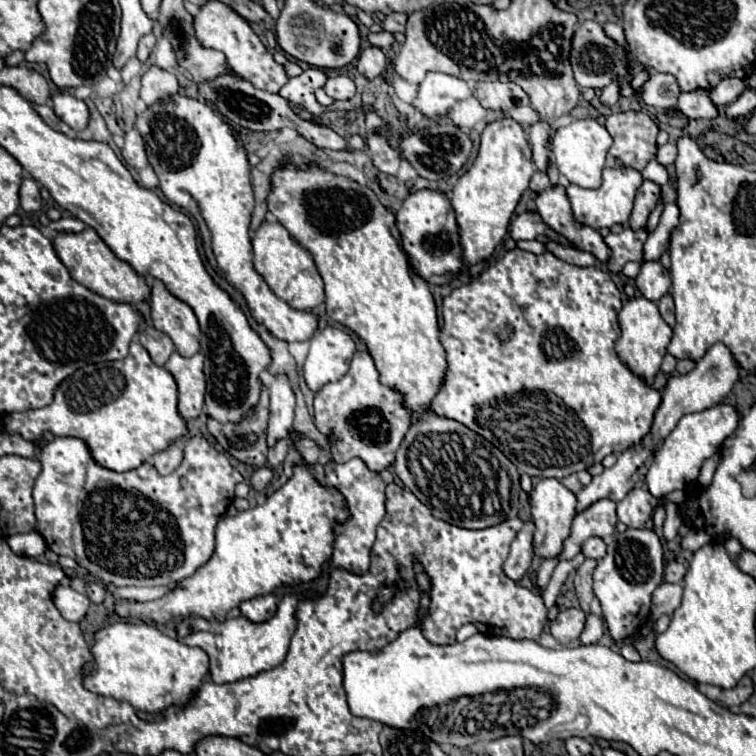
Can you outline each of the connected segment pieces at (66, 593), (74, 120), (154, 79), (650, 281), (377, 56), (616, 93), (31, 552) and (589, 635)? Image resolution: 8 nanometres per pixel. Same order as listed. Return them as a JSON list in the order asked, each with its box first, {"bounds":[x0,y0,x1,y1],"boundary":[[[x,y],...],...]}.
[{"bounds":[54,585,90,623],"boundary":[[[62,585],[62,589],[54,591],[54,603],[64,619],[72,623],[80,623],[88,611],[90,599],[86,595],[80,595],[70,585]]]},{"bounds":[52,91,88,129],"boundary":[[[56,91],[52,95],[54,101],[54,111],[56,115],[68,123],[72,129],[84,129],[88,121],[88,107],[84,101],[76,99],[70,91]]]},{"bounds":[140,67,180,105],"boundary":[[[150,67],[142,75],[140,99],[146,105],[154,105],[158,101],[170,101],[178,93],[180,93],[180,85],[178,85],[178,79],[172,73],[164,71],[160,67]]]},{"bounds":[636,261,670,301],"boundary":[[[642,261],[640,273],[636,277],[636,287],[646,299],[658,301],[666,293],[670,293],[670,273],[666,267],[662,267],[660,261]]]},{"bounds":[356,47,386,79],"boundary":[[[368,47],[358,55],[356,67],[366,79],[374,79],[386,69],[386,57],[378,47]]]},{"bounds":[600,77,622,107],"boundary":[[[616,77],[614,83],[610,83],[608,87],[602,89],[602,95],[600,95],[600,101],[608,107],[614,107],[618,103],[618,97],[620,97],[620,87],[622,87],[622,77]]]},{"bounds":[6,531,46,557],"boundary":[[[30,531],[26,535],[10,535],[6,537],[6,543],[10,545],[14,553],[24,555],[24,557],[38,557],[46,551],[46,543],[42,535],[36,531]]]},{"bounds":[578,613,604,645],"boundary":[[[590,613],[588,619],[586,619],[586,627],[584,627],[578,643],[582,643],[582,645],[592,645],[592,643],[600,641],[602,635],[604,635],[604,625],[602,625],[602,621],[600,621],[596,615]]]}]

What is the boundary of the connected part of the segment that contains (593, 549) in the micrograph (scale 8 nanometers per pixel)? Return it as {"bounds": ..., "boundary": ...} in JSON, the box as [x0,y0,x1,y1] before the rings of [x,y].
{"bounds":[582,537,606,559],"boundary":[[[590,537],[590,539],[586,539],[584,541],[584,545],[582,545],[582,553],[586,555],[586,557],[592,557],[592,559],[602,559],[604,557],[604,553],[606,553],[606,543],[600,539],[600,537]]]}

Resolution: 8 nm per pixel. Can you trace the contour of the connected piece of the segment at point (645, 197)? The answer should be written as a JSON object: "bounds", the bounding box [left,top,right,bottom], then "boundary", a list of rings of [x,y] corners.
{"bounds":[630,181,660,229],"boundary":[[[644,181],[642,187],[638,189],[636,201],[634,201],[634,209],[630,215],[630,229],[644,229],[648,225],[648,217],[652,213],[652,209],[656,207],[660,199],[660,185],[656,185],[654,181]]]}

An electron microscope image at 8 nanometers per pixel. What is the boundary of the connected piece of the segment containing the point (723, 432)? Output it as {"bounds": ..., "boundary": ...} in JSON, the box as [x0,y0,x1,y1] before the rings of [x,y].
{"bounds":[646,403,738,501],"boundary":[[[720,403],[716,407],[710,407],[706,411],[700,411],[700,413],[684,415],[678,421],[676,429],[664,439],[664,443],[654,453],[652,465],[646,471],[648,491],[656,499],[662,501],[668,493],[672,493],[676,489],[686,489],[686,487],[694,485],[698,481],[702,463],[708,457],[712,457],[714,453],[720,451],[724,439],[730,433],[734,433],[736,425],[738,425],[738,413],[736,413],[736,409],[730,407],[730,405],[724,405],[724,403]]]}

